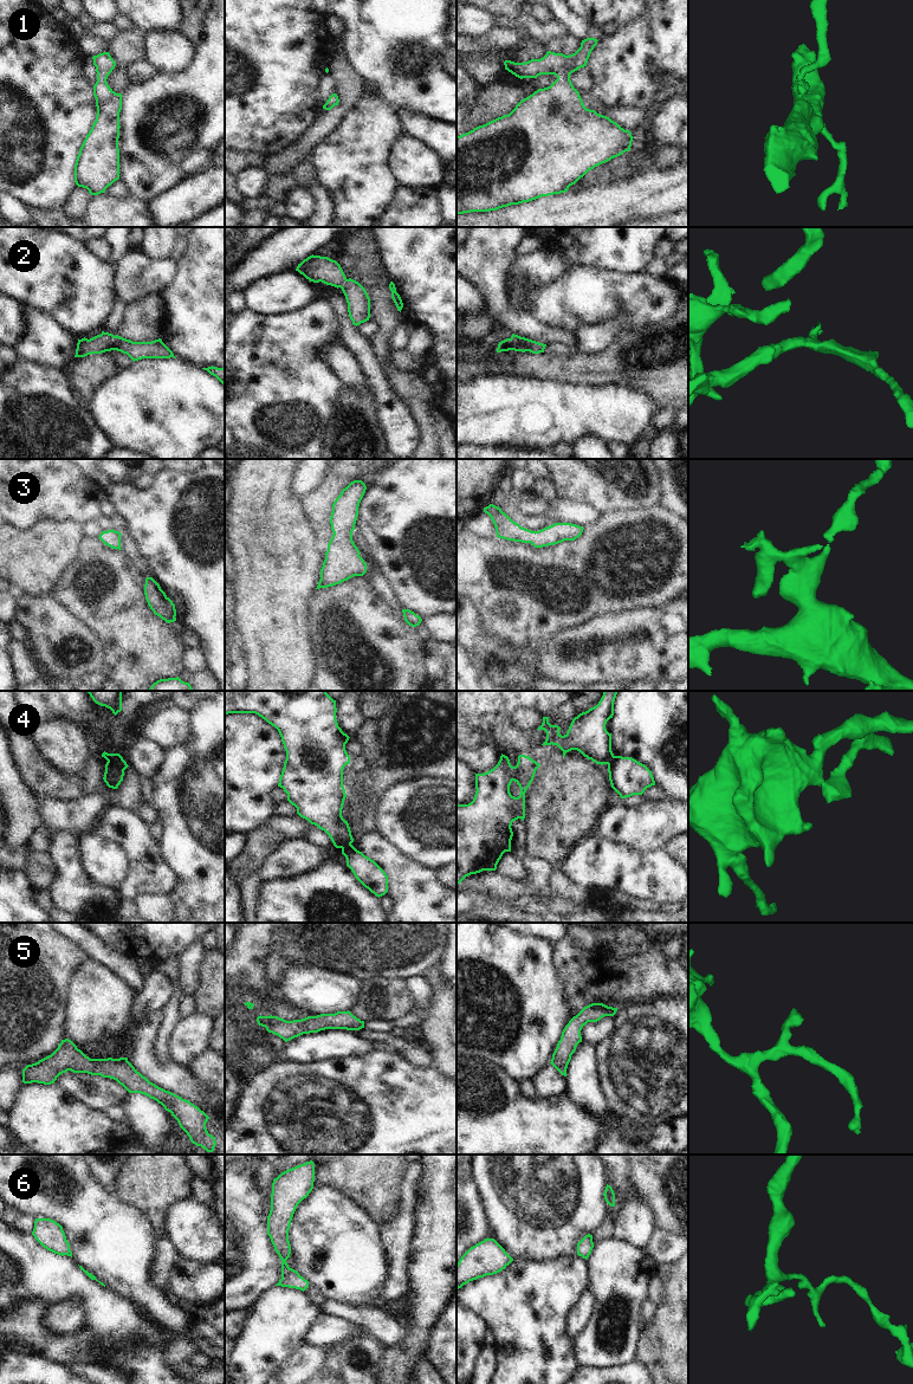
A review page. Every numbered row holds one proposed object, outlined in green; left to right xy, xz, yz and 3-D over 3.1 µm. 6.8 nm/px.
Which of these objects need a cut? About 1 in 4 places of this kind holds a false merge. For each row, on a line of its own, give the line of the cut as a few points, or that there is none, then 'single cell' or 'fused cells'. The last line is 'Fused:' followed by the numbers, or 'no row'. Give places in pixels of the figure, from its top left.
1: no cut | single cell
2: no cut | single cell
3: no cut | single cell
4: xy (118, 754), (108, 761) | fused cells
5: no cut | single cell
6: no cut | single cell
Fused: 4

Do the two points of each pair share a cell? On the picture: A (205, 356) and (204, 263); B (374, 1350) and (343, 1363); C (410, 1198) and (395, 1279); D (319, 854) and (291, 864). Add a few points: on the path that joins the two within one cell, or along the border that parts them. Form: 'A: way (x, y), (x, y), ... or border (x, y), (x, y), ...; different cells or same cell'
A: way (205, 332), (205, 286); same cell
B: way (364, 1350), (355, 1345), (349, 1353); same cell
C: way (406, 1218), (397, 1235), (397, 1259); same cell
D: way (312, 855), (298, 857); same cell

